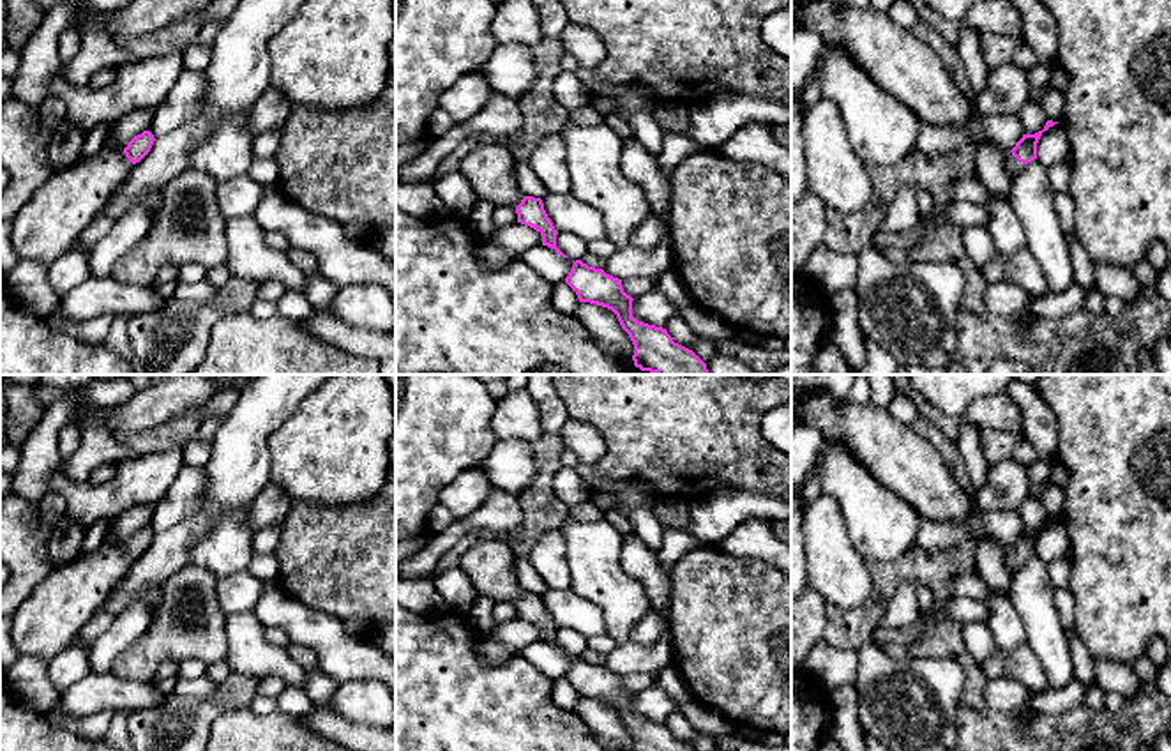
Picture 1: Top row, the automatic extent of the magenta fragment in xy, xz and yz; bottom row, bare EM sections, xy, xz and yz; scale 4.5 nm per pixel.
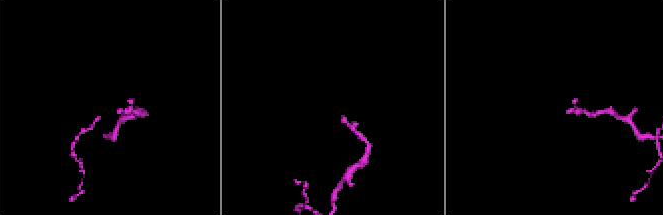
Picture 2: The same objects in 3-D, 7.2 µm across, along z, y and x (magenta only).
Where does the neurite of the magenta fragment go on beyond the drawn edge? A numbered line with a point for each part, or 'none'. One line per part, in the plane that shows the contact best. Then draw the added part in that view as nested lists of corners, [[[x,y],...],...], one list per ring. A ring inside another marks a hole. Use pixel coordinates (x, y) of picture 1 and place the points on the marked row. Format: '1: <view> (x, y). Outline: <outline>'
1: yz (1012, 165). Outline: [[[1005,150],[1005,168],[1007,168],[1007,175],[1012,180],[1017,171],[1023,168],[1024,164],[1019,163],[1010,150]]]

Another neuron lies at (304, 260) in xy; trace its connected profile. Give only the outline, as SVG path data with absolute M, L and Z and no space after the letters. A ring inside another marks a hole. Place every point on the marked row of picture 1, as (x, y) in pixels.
M290 246L286 251L286 256L290 258L290 262L300 269L306 276L314 276L318 274L318 260L314 254L311 254L309 251L298 249Z

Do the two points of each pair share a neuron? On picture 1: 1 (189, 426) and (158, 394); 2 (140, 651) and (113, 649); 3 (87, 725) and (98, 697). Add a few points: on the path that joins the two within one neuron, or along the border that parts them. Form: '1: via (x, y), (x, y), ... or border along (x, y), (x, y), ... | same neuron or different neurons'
1: border along (189, 414), (140, 432) | different neurons
2: border along (152, 617), (151, 624), (113, 661), (110, 672) | different neurons
3: border along (57, 705), (73, 716), (115, 711) | different neurons

